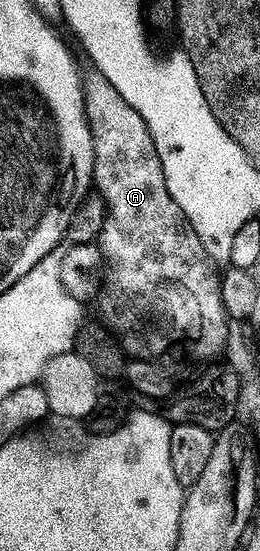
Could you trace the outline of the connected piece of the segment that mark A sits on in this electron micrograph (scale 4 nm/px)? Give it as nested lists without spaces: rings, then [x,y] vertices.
[[[85,72],[82,84],[84,110],[94,143],[92,183],[95,192],[102,195],[106,214],[98,238],[106,266],[106,280],[100,286],[98,298],[99,320],[115,333],[125,354],[137,361],[164,359],[160,357],[167,353],[181,353],[184,357],[219,354],[225,348],[229,316],[222,303],[217,262],[210,259],[182,207],[168,194],[162,163],[142,115],[138,115],[99,72]]]

